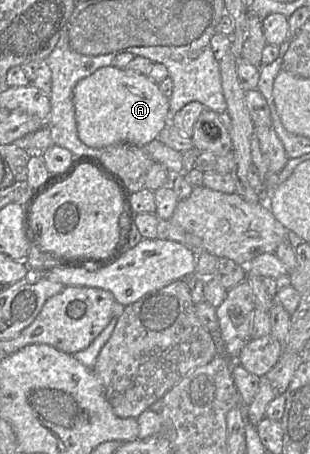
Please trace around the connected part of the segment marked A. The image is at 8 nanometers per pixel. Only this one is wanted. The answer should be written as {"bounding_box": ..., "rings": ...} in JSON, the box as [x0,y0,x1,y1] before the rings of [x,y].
{"bounding_box":[73,65,169,149],"rings":[[[113,65],[101,67],[91,75],[81,79],[73,90],[73,104],[79,139],[88,147],[96,149],[119,143],[144,146],[157,139],[167,124],[169,111],[169,98],[162,93],[158,84],[149,79],[147,75]]]}

